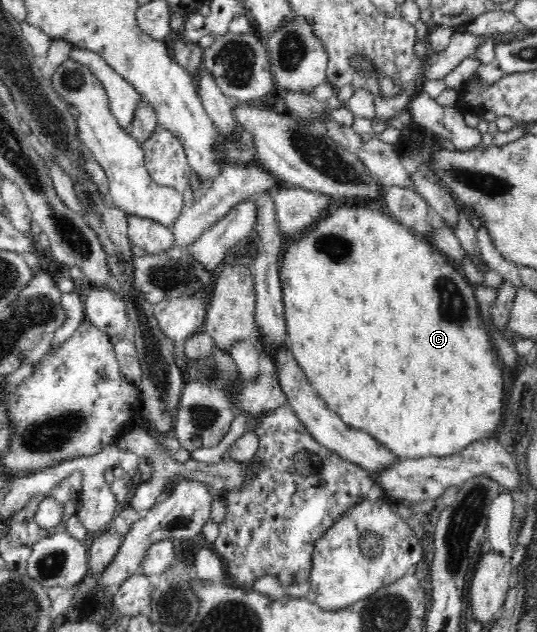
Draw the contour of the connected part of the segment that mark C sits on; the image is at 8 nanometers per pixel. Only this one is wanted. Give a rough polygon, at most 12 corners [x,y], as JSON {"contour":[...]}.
{"contour":[[382,209],[281,254],[287,347],[397,459],[497,431],[474,287]]}

